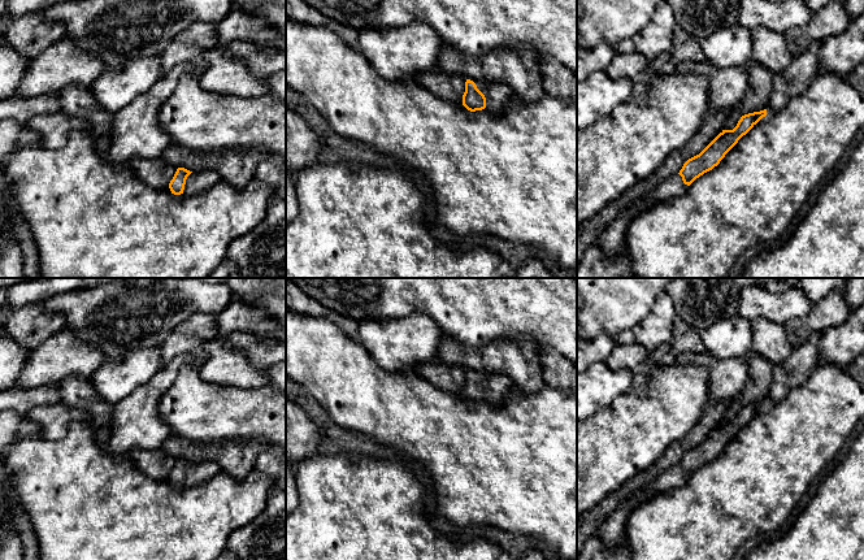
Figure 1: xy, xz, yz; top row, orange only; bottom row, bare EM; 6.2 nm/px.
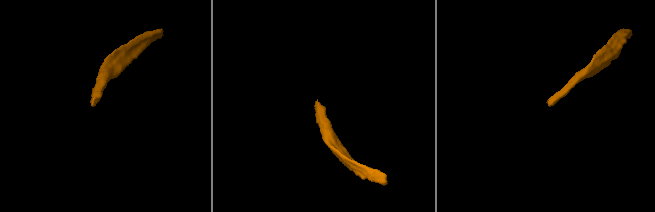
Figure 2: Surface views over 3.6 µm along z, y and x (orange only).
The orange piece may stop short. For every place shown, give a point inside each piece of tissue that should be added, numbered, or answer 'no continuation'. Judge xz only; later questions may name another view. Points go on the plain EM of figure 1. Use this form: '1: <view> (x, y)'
1: xz (496, 385)

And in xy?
1: xy (202, 472)

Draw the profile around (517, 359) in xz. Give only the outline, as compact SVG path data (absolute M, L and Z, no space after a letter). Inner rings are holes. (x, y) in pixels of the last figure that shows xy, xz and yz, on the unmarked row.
M442 335L439 360L446 366L460 366L465 372L485 375L500 373L526 394L546 386L537 344L530 339L499 339L482 350L464 348L452 338Z

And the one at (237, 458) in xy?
M170 435L161 450L165 455L184 459L192 464L210 461L236 481L244 479L255 466L259 455L268 447L266 440L225 440L220 444L194 443L178 435Z

